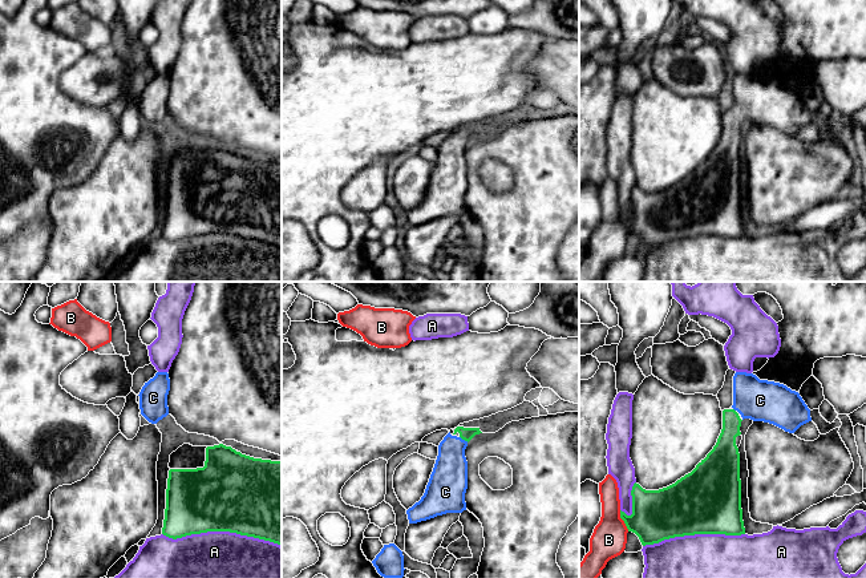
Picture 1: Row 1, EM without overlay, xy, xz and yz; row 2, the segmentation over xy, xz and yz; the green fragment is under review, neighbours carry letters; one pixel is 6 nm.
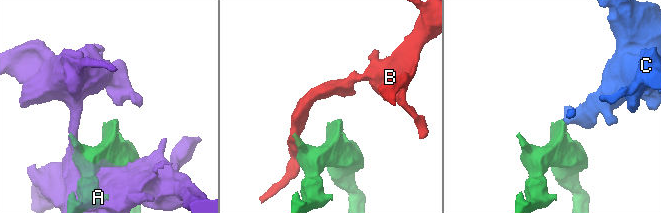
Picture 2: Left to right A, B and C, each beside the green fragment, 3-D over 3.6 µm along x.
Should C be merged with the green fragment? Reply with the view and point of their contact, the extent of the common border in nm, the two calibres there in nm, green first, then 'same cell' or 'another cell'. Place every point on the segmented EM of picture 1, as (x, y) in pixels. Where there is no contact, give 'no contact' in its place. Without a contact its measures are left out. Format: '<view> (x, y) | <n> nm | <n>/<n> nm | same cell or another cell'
xz (464, 439) | 70 nm | 80/220 nm | same cell

